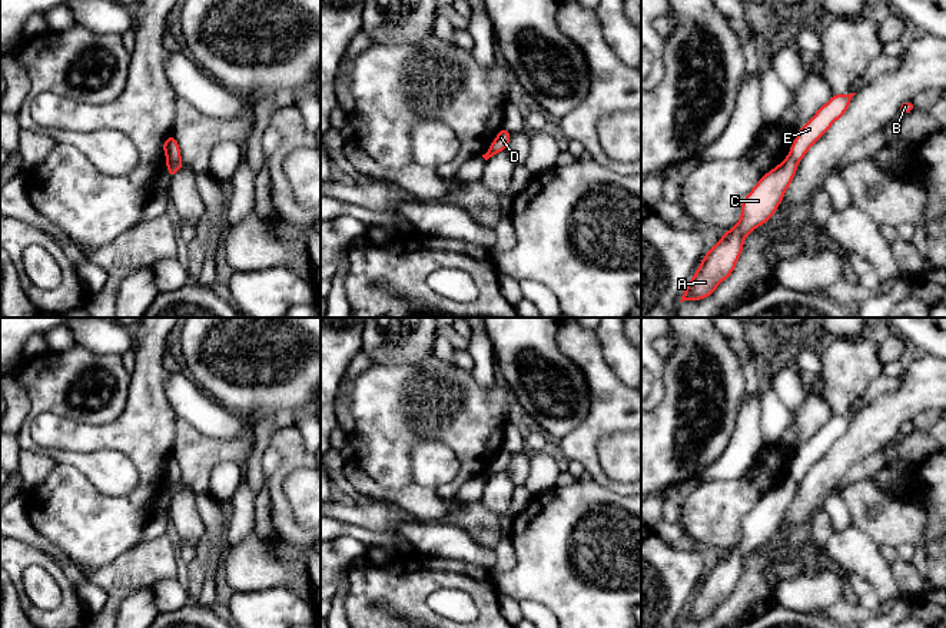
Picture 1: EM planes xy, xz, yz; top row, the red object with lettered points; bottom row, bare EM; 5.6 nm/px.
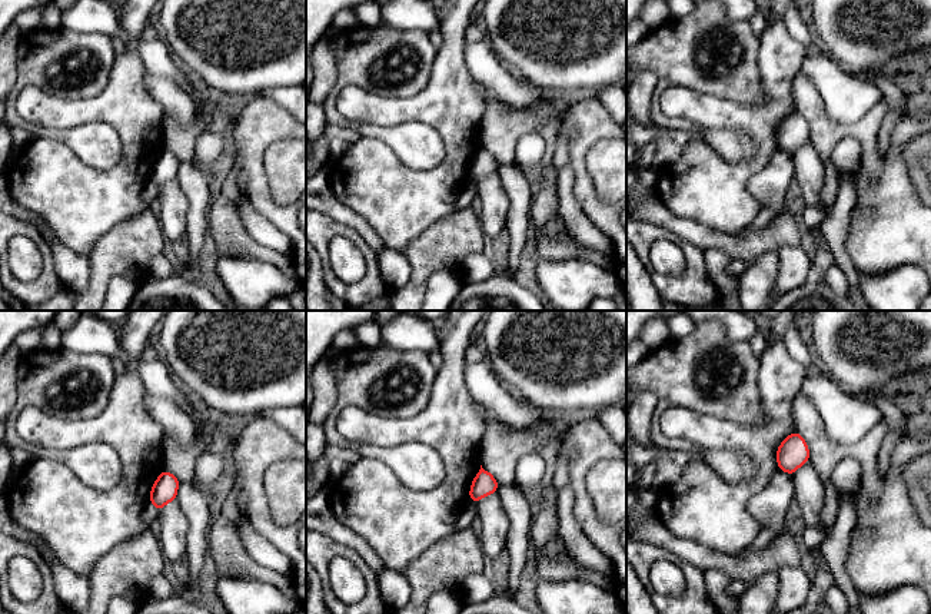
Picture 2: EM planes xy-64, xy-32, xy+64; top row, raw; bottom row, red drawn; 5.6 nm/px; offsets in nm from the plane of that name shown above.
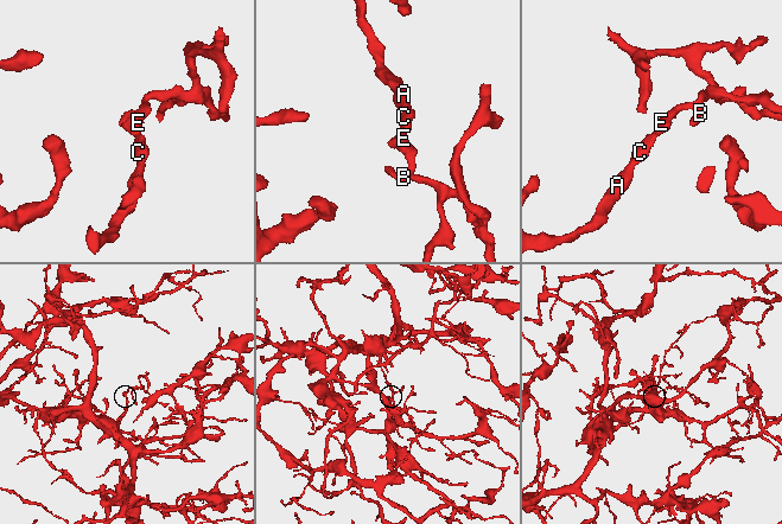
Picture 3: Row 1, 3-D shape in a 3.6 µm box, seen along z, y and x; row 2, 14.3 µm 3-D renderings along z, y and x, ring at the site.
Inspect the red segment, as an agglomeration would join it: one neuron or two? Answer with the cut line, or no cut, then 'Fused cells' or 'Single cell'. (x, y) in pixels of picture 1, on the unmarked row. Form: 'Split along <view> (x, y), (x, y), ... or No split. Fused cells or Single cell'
Split along xy (179, 478), (168, 484). Fused cells

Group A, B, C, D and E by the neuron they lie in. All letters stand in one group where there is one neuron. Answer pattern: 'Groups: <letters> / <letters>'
Groups: A C D / B E

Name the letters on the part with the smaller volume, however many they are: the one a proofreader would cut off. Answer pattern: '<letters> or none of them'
B, E

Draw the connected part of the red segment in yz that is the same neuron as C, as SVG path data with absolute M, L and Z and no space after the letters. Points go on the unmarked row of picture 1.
M787 476L759 501L743 521L741 539L706 574L680 622L708 618L731 595L741 575L746 556L774 535L796 495L796 489L797 482Z

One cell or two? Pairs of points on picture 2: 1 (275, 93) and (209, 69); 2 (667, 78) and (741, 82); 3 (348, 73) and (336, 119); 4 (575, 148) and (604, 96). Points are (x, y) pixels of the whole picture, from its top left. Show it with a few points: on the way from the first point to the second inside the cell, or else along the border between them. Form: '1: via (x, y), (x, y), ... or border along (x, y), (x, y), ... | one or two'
1: border along (291, 85), (268, 86), (260, 90) | two
2: via (685, 78), (722, 79) | one
3: via (339, 85), (332, 96), (332, 108) | one
4: border along (594, 98), (611, 116) | two

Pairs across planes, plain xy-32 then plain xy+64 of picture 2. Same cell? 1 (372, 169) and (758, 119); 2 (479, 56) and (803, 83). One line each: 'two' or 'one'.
1: one
2: two

